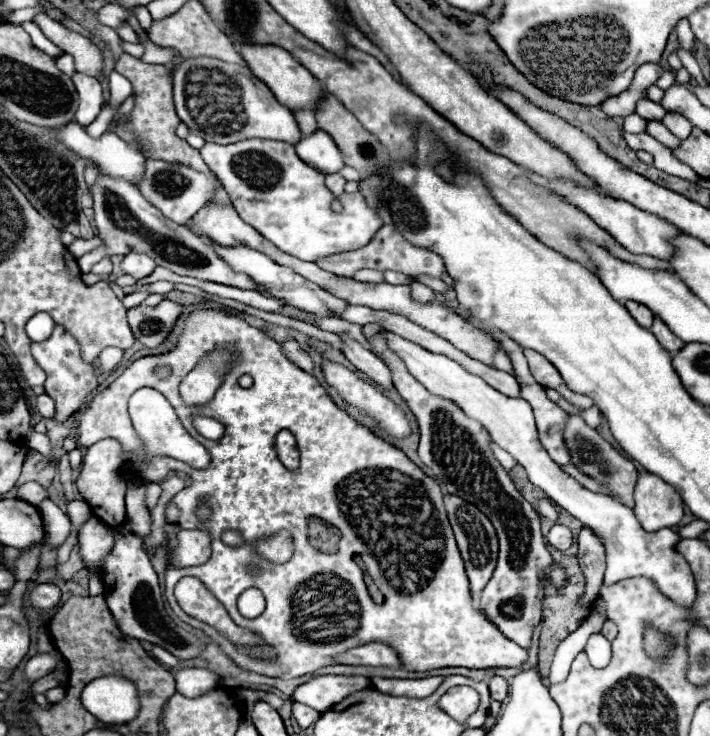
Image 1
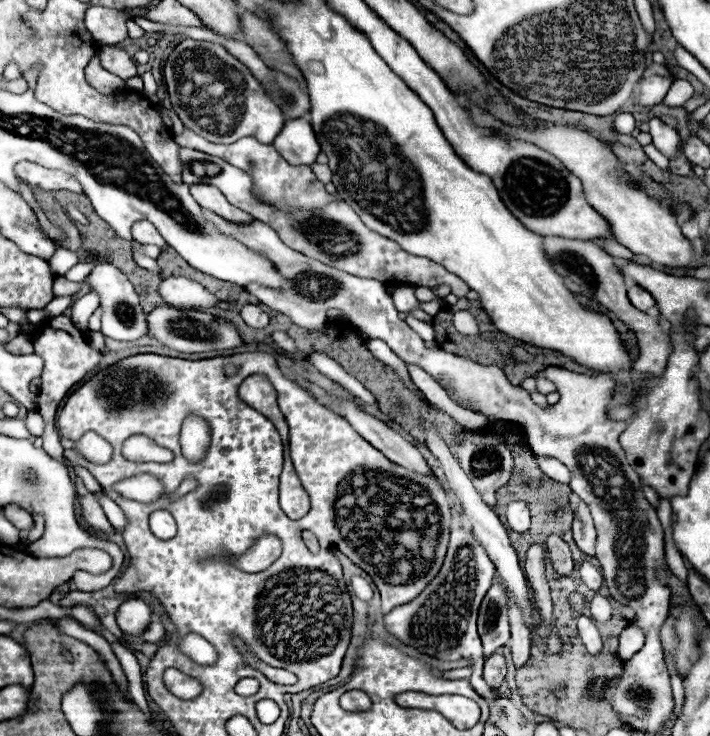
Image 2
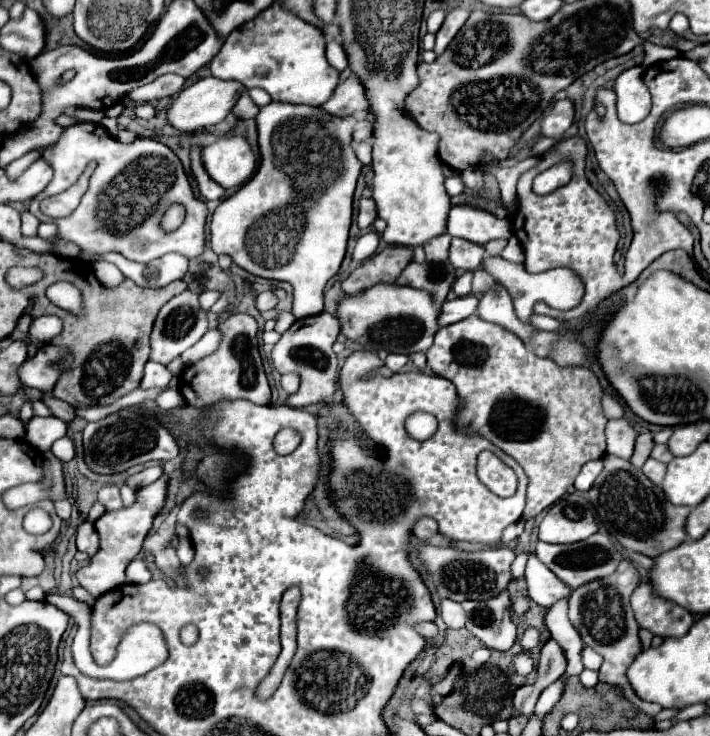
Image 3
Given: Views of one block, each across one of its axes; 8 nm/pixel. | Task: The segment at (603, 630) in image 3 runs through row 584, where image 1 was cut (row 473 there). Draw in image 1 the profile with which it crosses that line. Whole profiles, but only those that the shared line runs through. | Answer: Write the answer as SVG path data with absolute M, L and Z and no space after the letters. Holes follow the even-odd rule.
M580 414L568 416L568 424L564 430L564 442L566 442L566 448L570 450L570 462L574 462L574 466L578 466L578 470L582 470L582 474L586 474L598 482L606 482L606 488L610 490L610 494L614 498L618 498L624 506L630 506L630 508L634 506L632 494L634 494L638 470L632 460L624 458L610 442L606 442L594 428L590 428Z

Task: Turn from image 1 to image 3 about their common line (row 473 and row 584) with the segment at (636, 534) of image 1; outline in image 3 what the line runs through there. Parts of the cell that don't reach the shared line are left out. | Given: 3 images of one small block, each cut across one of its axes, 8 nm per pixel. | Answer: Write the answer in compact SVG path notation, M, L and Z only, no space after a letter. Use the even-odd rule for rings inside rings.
M534 554L528 556L524 578L528 584L528 598L540 606L550 606L558 598L570 596L570 592L572 592Z

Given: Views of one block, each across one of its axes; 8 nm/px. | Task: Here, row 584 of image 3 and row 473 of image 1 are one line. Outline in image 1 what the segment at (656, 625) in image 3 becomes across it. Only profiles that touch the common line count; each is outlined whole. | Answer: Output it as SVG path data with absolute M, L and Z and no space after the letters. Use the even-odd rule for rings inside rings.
M646 470L638 474L634 502L634 514L646 532L672 528L684 516L684 502L678 488Z

